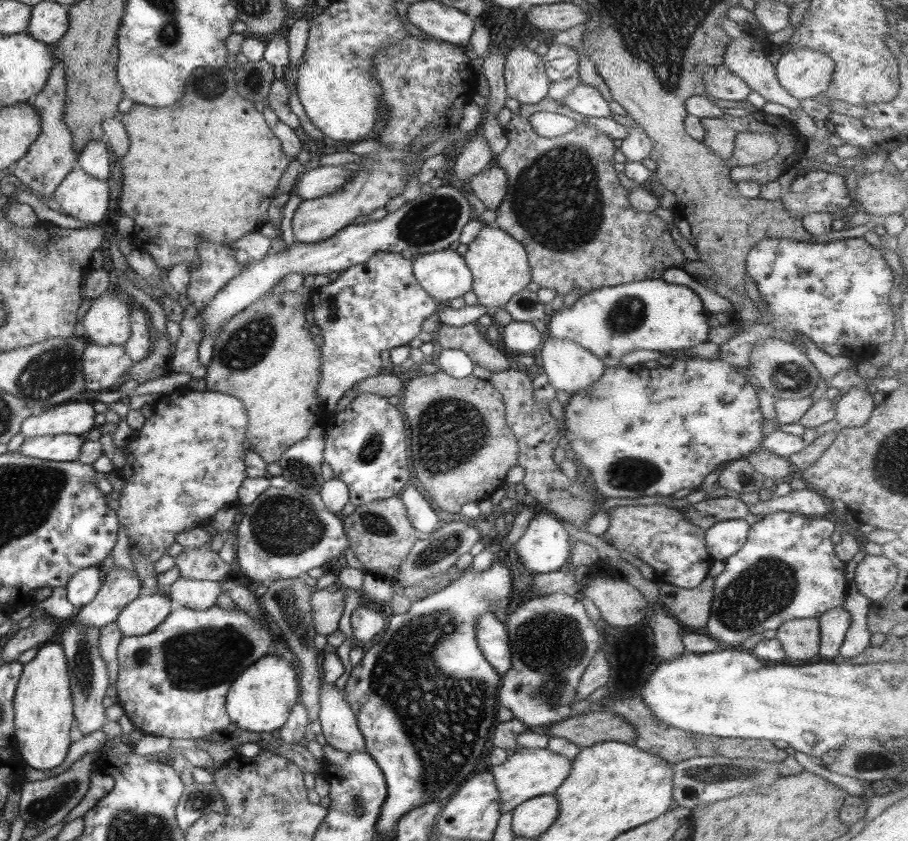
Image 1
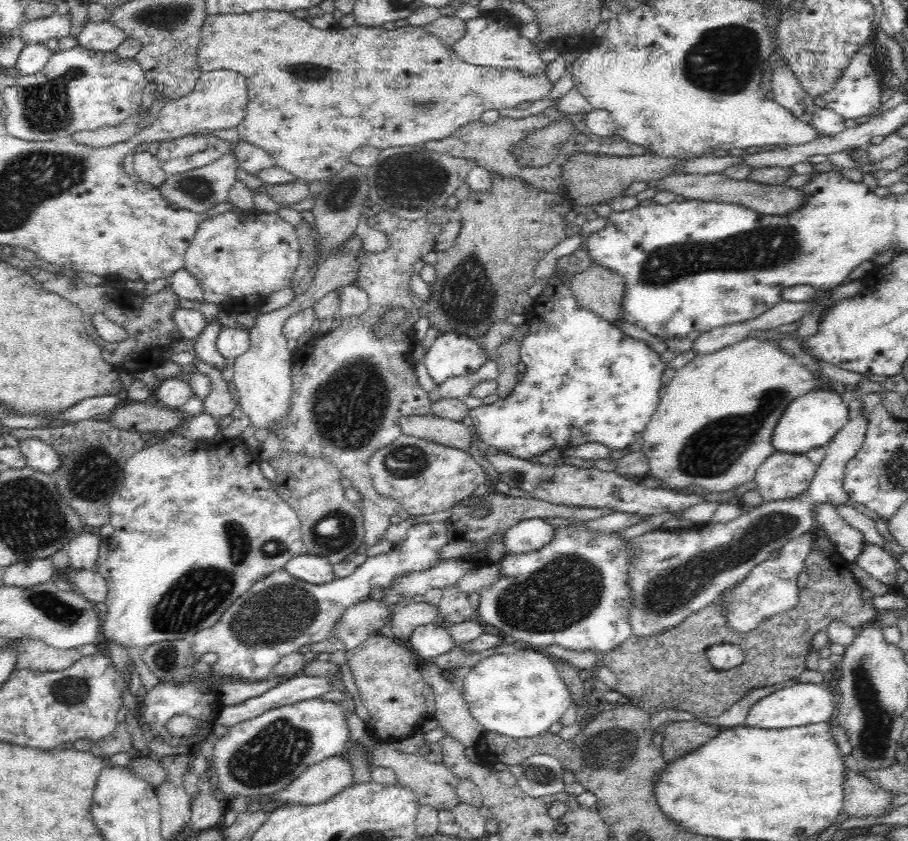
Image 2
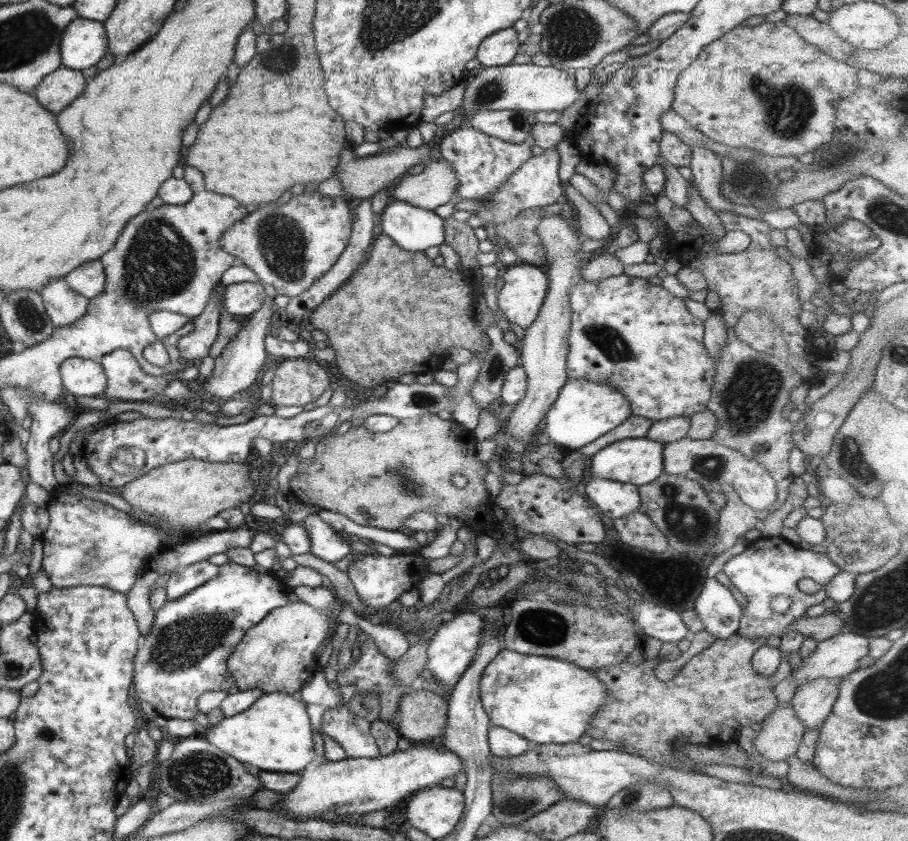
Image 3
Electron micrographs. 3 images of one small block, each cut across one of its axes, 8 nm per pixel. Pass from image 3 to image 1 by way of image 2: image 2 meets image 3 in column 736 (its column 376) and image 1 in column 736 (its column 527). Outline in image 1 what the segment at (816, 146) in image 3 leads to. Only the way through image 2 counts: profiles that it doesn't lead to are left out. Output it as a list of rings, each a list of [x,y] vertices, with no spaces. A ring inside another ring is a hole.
[[[723,64],[709,66],[701,79],[705,85],[705,93],[715,99],[741,102],[746,100],[750,92],[750,88]]]

